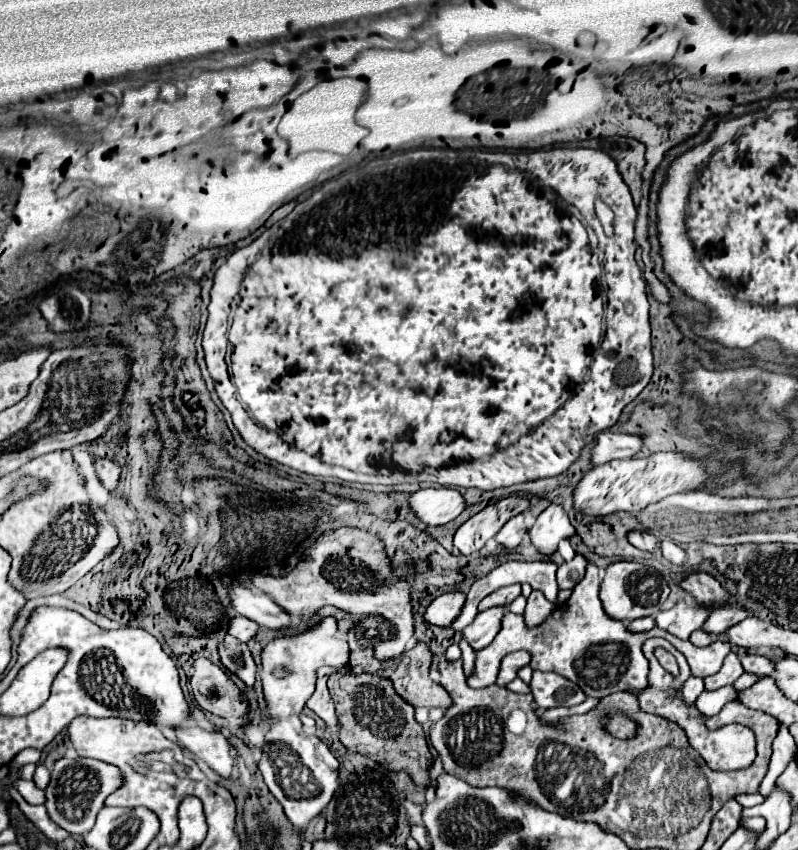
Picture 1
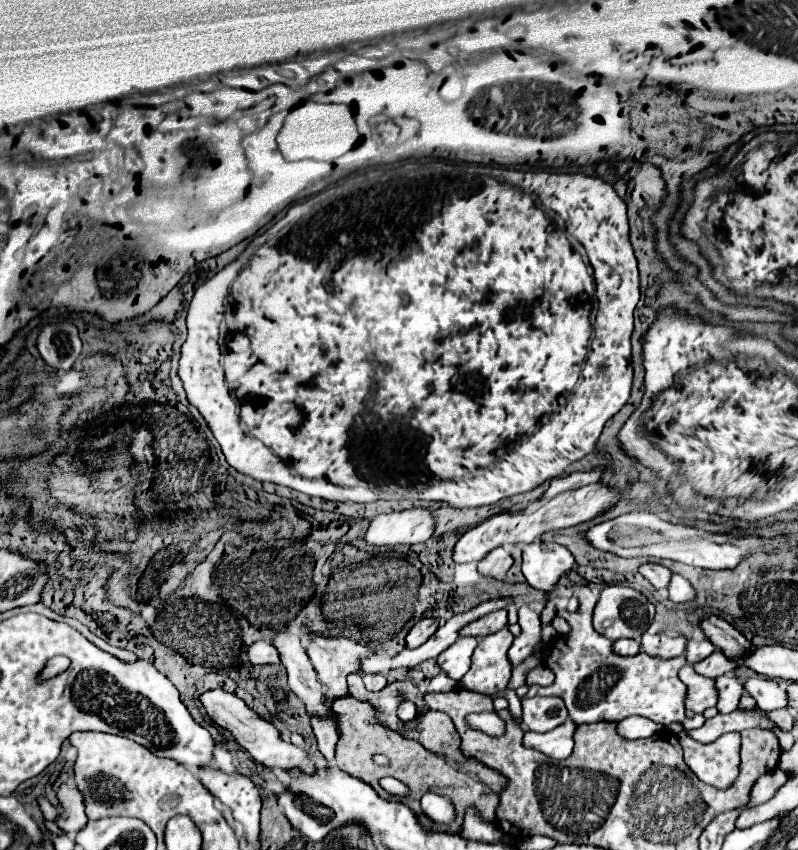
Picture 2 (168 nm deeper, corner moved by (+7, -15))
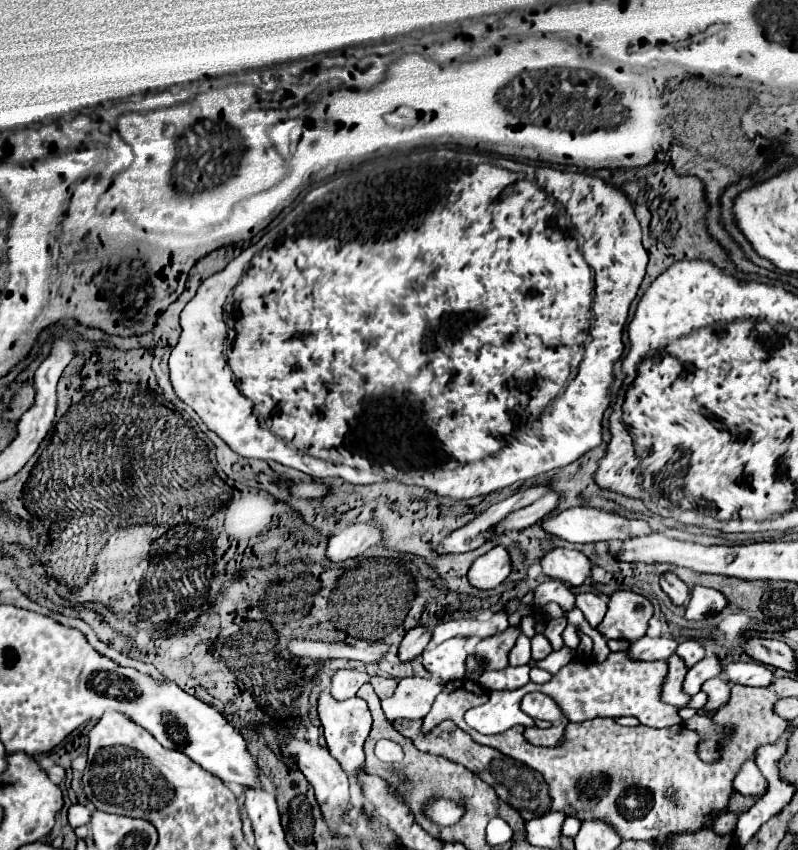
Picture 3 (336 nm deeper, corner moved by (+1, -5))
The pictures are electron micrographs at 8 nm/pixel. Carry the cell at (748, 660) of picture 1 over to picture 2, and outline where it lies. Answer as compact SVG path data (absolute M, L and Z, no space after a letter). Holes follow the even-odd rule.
M727 672L723 676L719 676L717 680L717 690L719 690L719 702L717 702L717 710L721 714L733 712L739 706L741 696L745 696L747 692L743 692L743 684L739 682L739 678L735 676L735 672Z

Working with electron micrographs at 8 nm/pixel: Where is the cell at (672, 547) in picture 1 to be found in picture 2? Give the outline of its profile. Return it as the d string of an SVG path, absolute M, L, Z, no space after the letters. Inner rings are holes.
M673 574L673 576L671 576L671 586L667 586L667 590L669 590L669 598L671 598L675 604L683 604L683 602L695 598L695 590L693 590L691 584L689 584L687 580L683 580L683 576L679 576L679 574Z

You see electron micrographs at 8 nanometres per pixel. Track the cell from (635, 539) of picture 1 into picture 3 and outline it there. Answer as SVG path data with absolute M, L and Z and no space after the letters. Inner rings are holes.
M669 572L663 574L661 576L661 588L671 598L671 602L675 606L685 606L689 602L689 596L691 596L689 586L685 586L685 582L681 582L675 574L669 574Z

